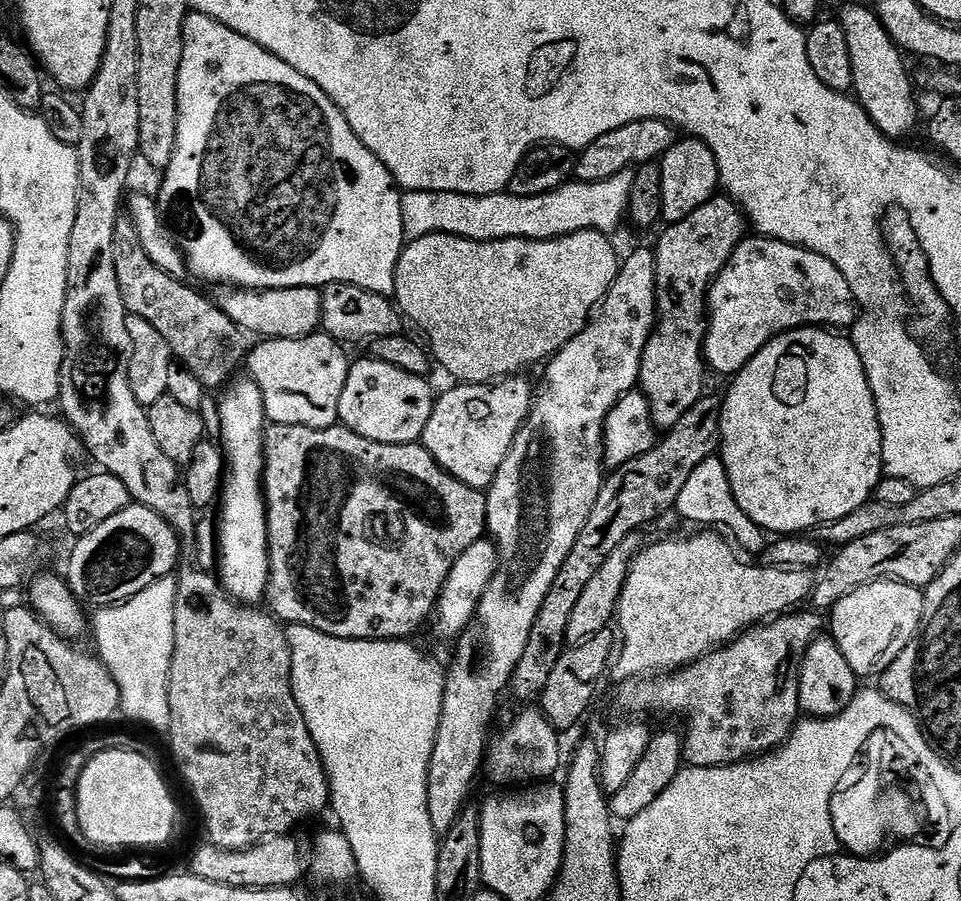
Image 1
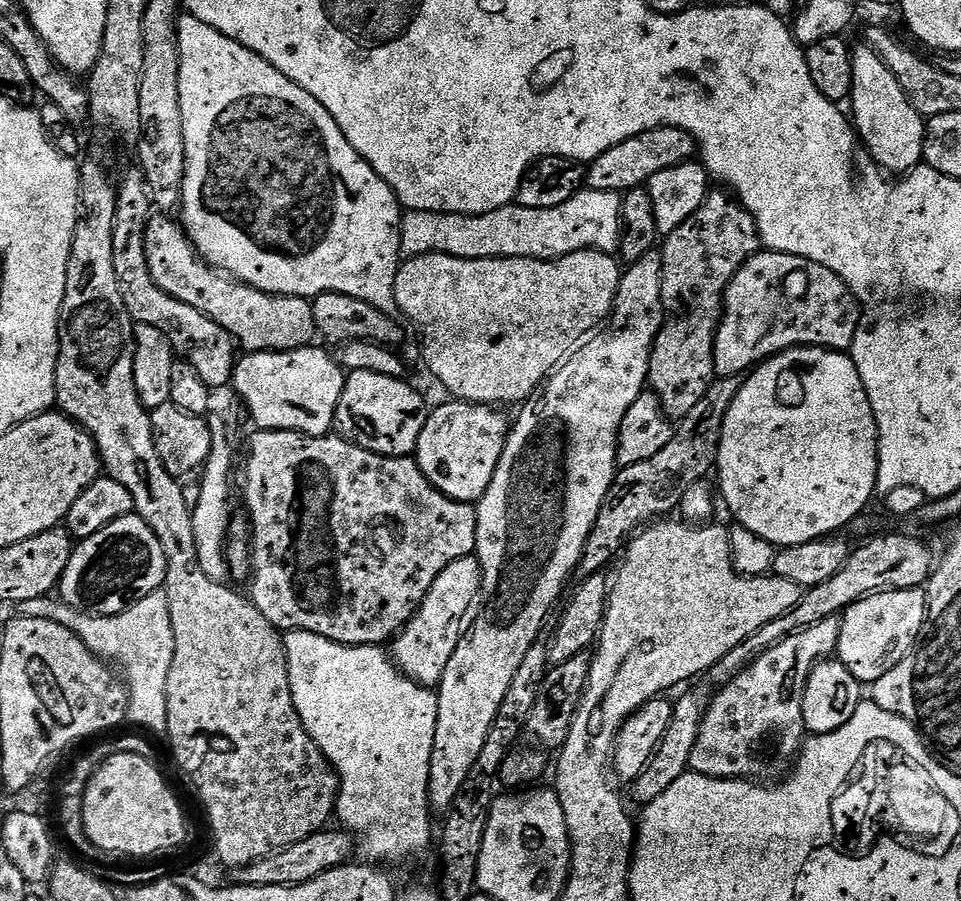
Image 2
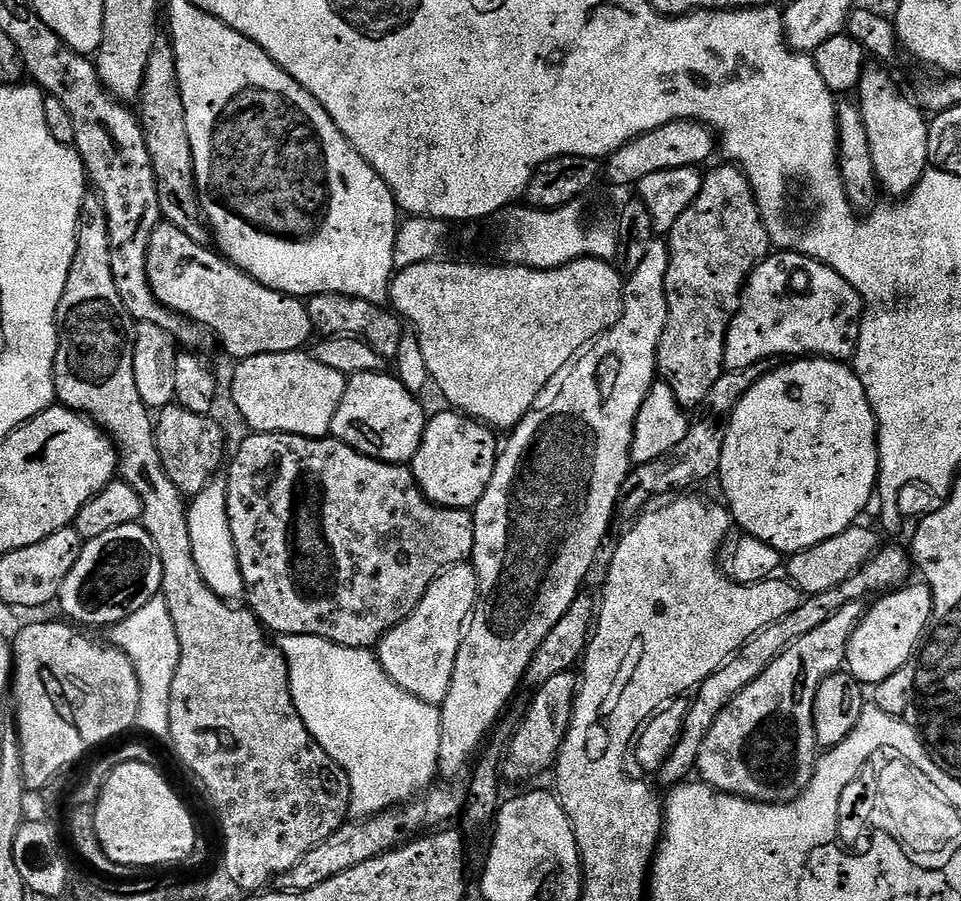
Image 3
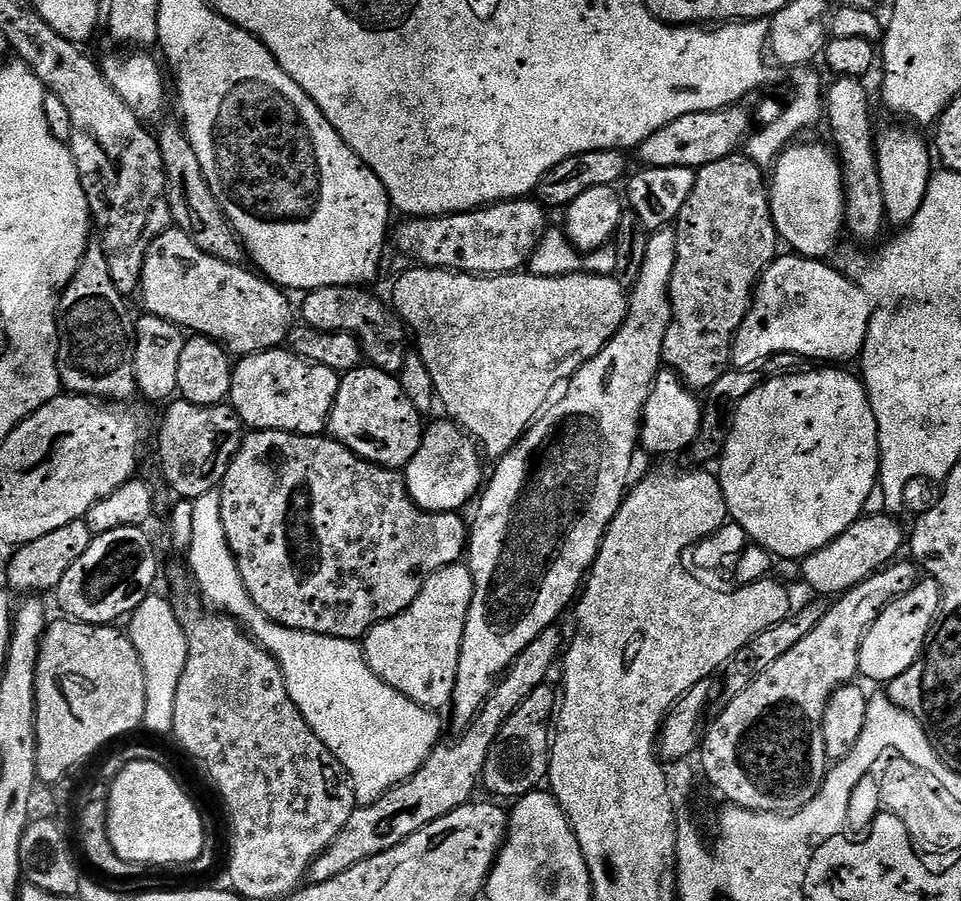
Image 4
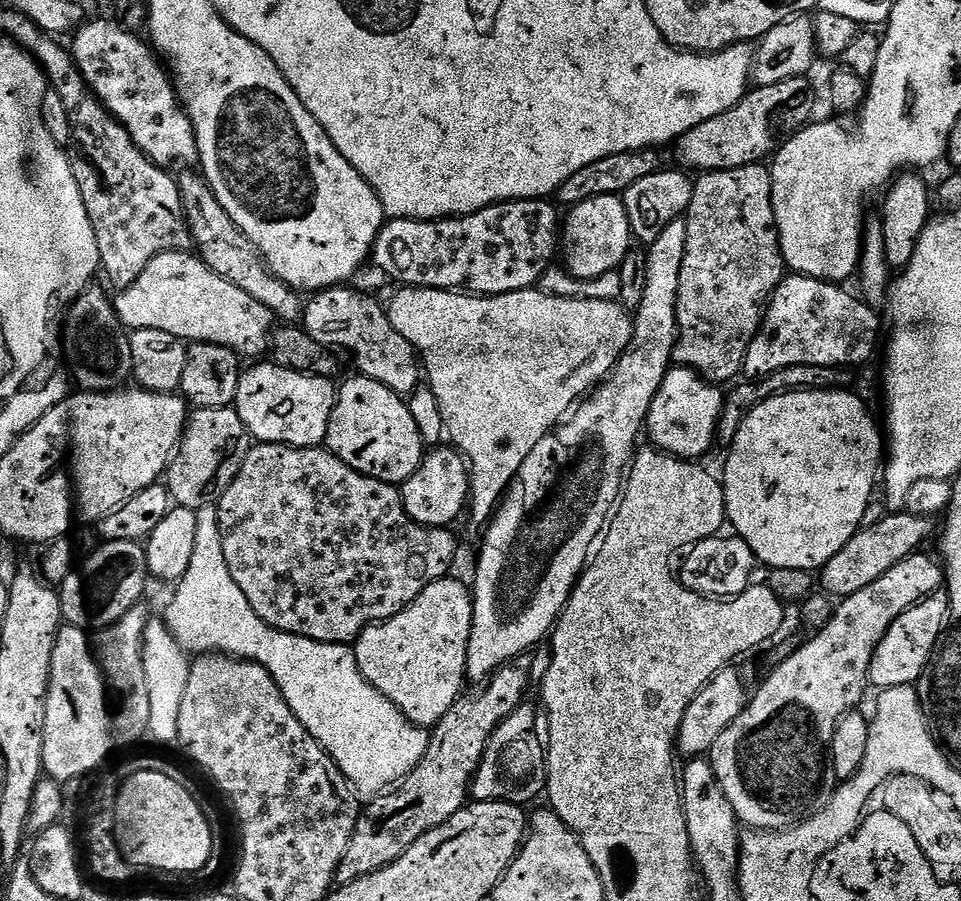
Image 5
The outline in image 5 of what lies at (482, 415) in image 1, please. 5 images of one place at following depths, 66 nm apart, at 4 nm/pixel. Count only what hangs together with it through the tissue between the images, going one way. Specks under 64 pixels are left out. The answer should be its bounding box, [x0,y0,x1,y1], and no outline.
[403,446,470,526]

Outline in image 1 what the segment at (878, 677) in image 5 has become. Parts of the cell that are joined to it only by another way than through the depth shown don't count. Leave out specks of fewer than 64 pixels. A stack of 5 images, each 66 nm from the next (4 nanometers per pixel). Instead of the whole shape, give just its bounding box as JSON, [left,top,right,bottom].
[830,580,924,678]

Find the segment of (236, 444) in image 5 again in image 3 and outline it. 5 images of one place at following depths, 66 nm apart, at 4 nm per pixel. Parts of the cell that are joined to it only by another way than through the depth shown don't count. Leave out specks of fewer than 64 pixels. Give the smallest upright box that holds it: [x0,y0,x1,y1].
[154,406,225,498]

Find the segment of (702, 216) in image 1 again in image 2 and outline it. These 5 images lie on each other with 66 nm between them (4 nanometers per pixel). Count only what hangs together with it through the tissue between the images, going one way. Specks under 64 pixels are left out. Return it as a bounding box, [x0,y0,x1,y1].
[647,191,762,422]

